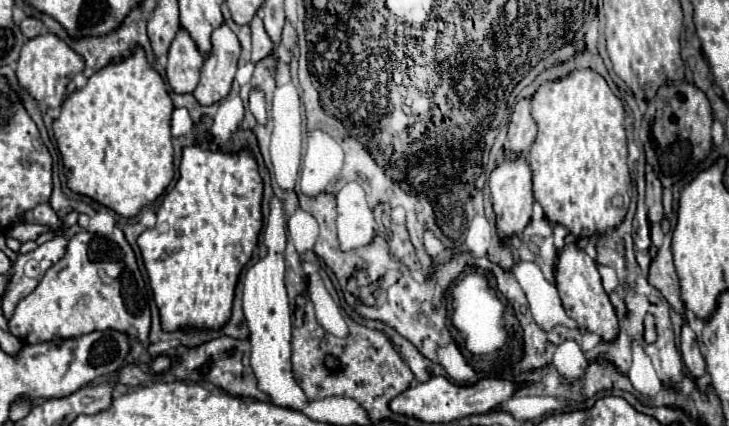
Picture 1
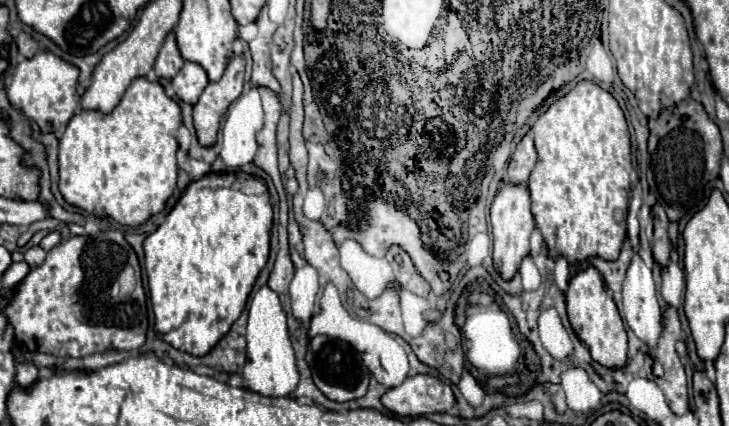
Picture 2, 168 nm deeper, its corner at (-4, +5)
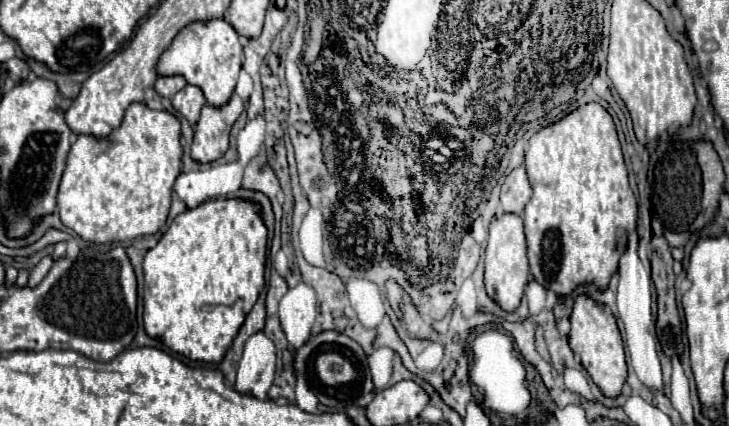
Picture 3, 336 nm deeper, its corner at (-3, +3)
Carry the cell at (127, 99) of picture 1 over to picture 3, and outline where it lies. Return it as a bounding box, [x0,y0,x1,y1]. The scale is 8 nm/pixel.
[57,104,181,244]

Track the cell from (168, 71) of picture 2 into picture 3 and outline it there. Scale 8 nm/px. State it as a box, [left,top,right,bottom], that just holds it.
[155,76,185,98]

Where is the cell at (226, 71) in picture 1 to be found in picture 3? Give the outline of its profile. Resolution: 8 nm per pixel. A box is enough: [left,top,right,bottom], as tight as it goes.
[191,94,243,164]

